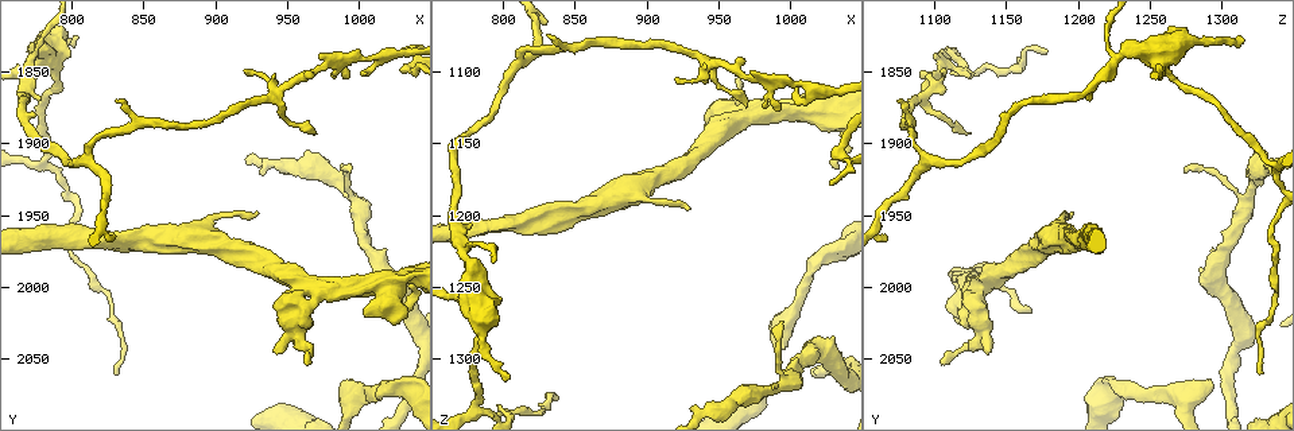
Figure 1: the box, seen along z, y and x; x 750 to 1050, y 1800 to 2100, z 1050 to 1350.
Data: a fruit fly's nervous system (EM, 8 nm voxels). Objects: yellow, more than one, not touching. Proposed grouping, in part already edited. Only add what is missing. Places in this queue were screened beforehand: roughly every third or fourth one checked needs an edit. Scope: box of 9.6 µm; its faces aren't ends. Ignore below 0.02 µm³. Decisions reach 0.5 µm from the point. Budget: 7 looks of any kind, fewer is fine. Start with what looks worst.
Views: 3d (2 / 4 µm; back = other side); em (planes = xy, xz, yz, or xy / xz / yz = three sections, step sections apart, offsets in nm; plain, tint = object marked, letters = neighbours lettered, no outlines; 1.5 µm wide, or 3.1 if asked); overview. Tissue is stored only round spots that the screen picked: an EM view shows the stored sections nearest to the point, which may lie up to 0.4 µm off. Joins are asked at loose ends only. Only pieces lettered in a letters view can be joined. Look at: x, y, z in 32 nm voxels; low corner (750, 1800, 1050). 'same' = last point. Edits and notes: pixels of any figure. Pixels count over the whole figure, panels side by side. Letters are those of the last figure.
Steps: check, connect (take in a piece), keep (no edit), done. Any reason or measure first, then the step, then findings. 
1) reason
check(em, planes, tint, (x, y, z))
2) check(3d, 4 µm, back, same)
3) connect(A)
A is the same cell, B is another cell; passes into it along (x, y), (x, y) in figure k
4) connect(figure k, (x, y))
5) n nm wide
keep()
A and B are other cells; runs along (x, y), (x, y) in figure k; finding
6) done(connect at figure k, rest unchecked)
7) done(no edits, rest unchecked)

stops while still wide
check(3d, 2 µm, (990, 2066, 1292))

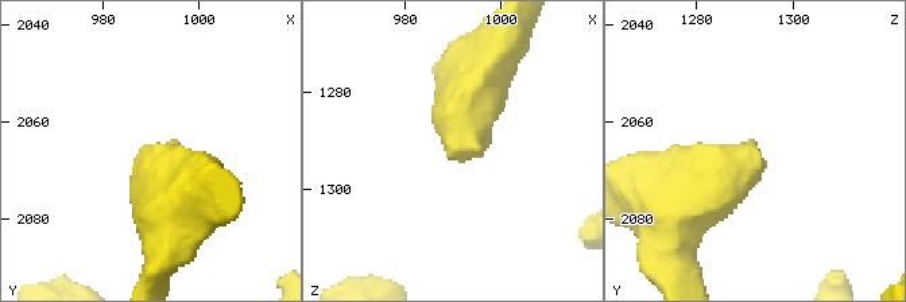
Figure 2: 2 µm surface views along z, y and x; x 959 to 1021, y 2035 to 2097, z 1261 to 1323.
check(em, yz, step 8, tint, (989, 2066, 1294))

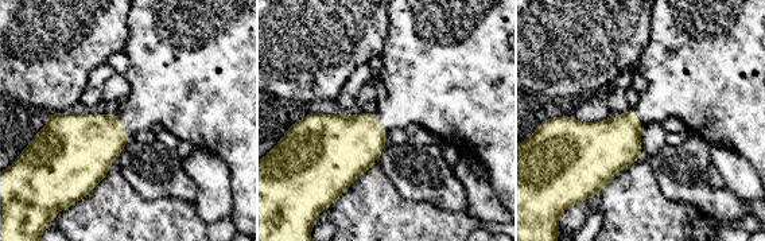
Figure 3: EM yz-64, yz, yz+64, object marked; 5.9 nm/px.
another direction
check(em, planes, letters, same)

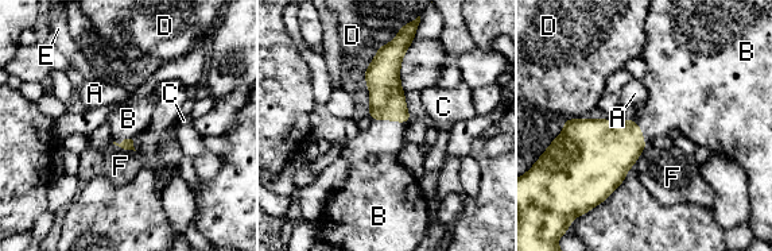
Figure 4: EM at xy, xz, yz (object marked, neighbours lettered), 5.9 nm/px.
connect(B)
B is the same cell, A, C, D, E and F are other cells; passes into it along (387, 97), (390, 119), (383, 139) in figure 4; the cell continues

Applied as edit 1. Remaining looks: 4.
free end
check(3d, 4 µm, (962, 2056, 1108))

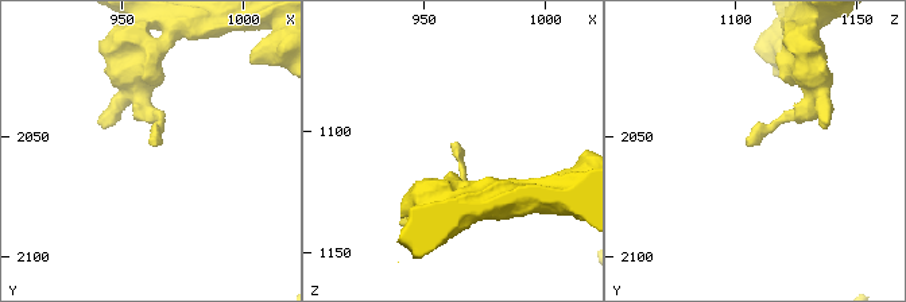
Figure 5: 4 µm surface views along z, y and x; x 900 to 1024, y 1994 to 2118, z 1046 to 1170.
shape alone is not enough
check(em, planes, letters, (963, 2055, 1107))

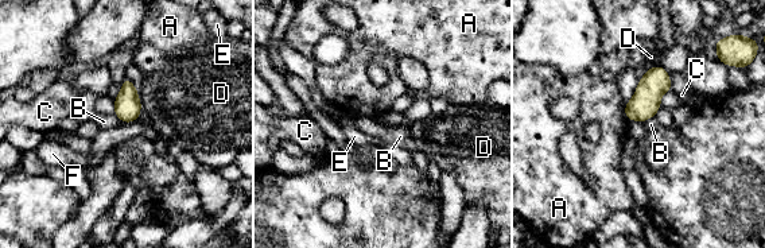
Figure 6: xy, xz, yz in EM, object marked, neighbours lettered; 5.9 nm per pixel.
160 nm wide; F touches over 100 nm
keep()
A, B, C, D, E and F are other cells; no lettered piece goes on from it

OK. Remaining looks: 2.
thin end
check(em, planes, letters, (920, 1850, 1106))

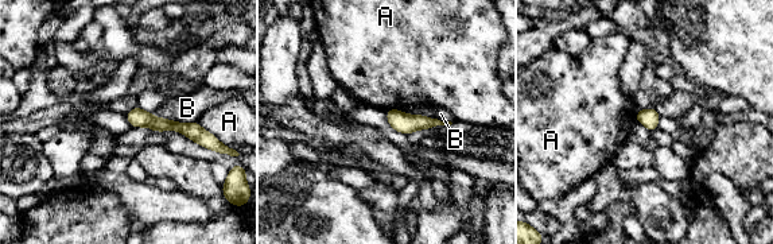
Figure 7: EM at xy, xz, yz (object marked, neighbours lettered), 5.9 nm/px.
keep()
A and B are other cells; runs along (129, 116), (178, 126), (206, 139) in figure 7; no lettered piece goes on from it

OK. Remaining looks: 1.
done(connect at figure 4, rest unchecked)

